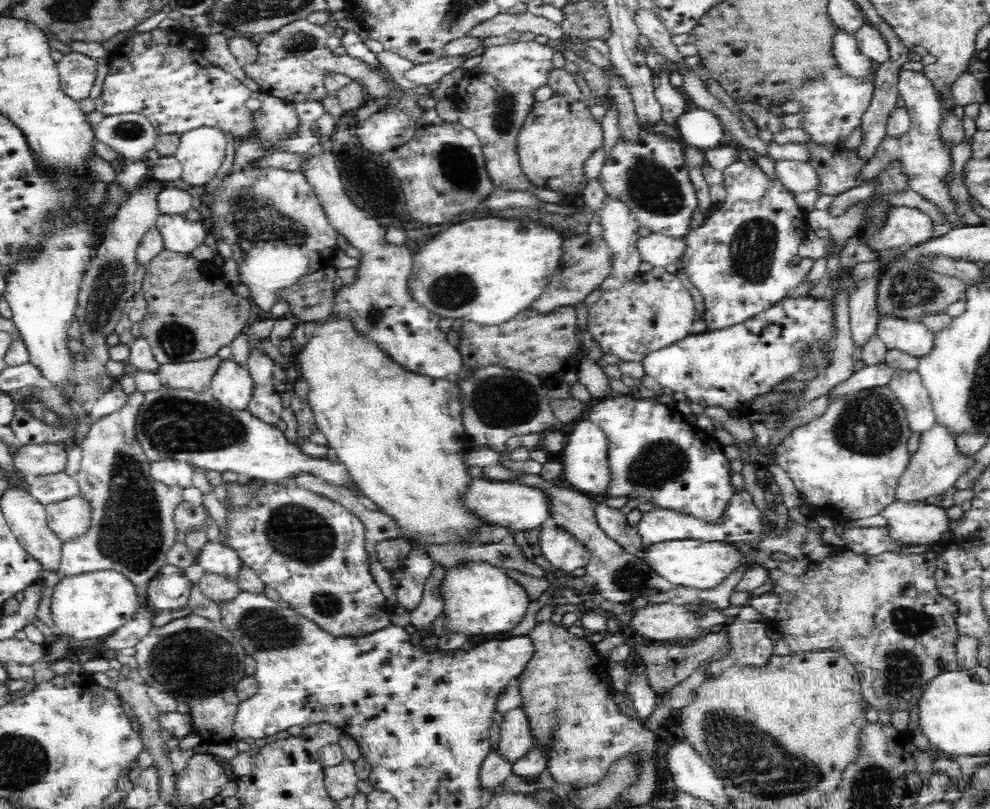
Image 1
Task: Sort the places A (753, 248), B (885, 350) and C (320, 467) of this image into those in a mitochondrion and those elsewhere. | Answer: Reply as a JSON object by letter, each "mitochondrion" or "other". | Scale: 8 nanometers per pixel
{"A":"mitochondrion","B":"other","C":"other"}

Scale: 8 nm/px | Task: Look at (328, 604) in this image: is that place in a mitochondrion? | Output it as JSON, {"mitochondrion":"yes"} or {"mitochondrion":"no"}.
{"mitochondrion":"yes"}

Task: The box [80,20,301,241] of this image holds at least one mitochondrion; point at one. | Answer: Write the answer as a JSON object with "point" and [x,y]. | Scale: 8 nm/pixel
{"point":[129,130]}

